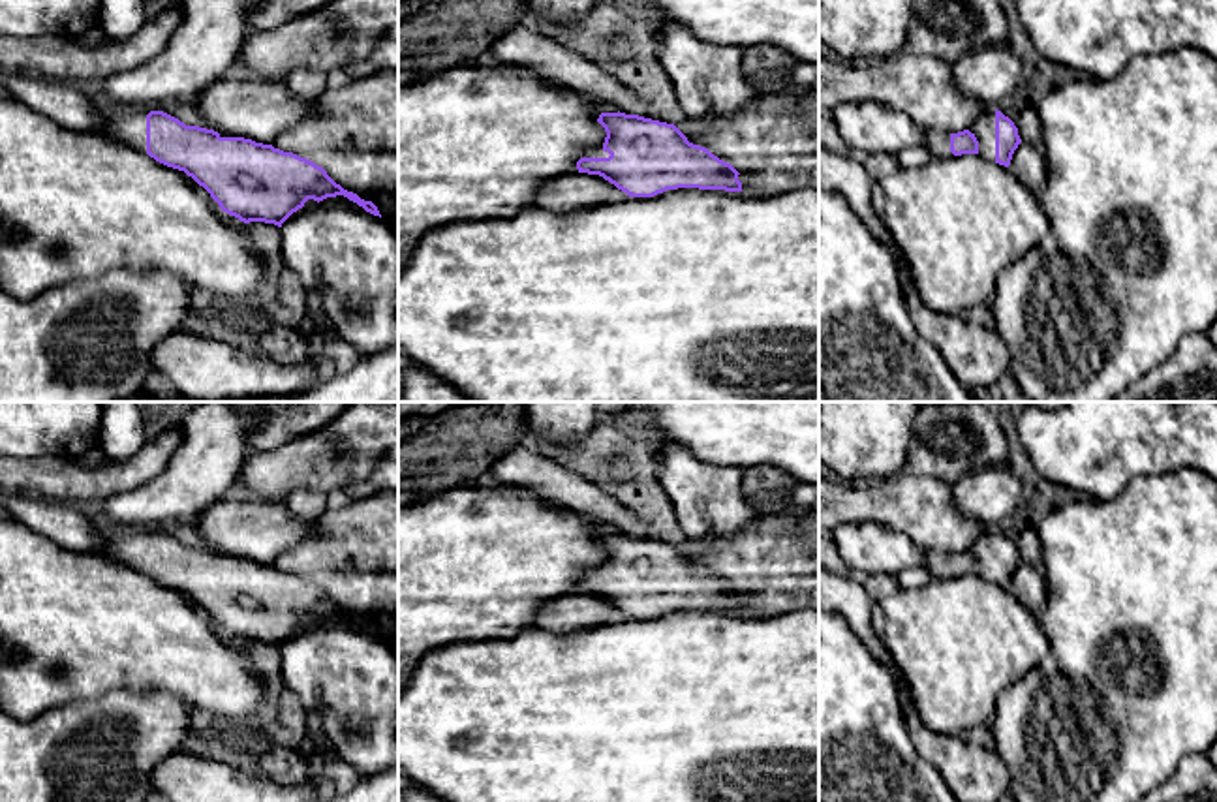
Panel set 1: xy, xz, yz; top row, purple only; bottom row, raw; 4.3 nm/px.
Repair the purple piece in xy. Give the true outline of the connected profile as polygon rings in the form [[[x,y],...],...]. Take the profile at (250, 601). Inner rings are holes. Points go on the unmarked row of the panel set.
[[[141,528],[126,537],[105,539],[101,556],[184,592],[223,633],[244,644],[282,648],[308,620],[319,624],[336,616],[381,639],[372,622],[344,610],[306,578],[252,560],[222,558],[214,550],[186,547],[158,530]]]

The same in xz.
[[[620,532],[601,533],[597,543],[607,552],[605,563],[586,571],[577,590],[603,597],[629,618],[654,618],[678,609],[742,612],[740,594],[708,569],[689,563],[674,545]]]

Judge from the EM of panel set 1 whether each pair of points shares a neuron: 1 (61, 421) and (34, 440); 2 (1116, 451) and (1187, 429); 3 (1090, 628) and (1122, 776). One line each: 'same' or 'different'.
1: same
2: same
3: same

